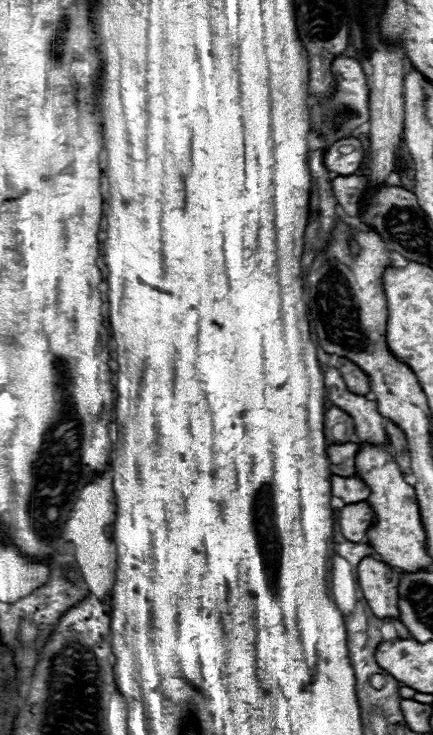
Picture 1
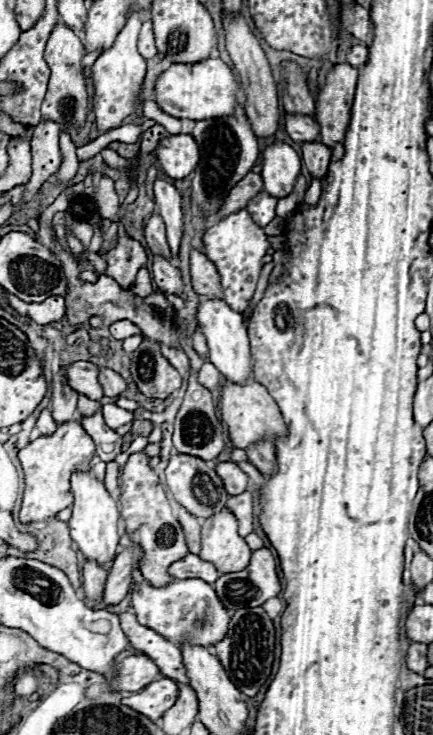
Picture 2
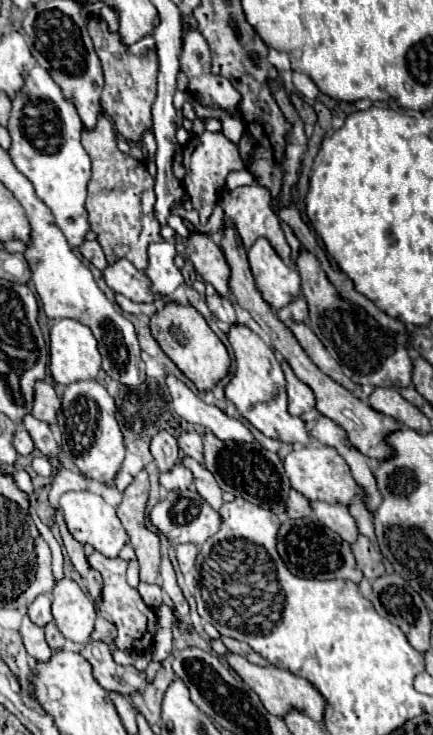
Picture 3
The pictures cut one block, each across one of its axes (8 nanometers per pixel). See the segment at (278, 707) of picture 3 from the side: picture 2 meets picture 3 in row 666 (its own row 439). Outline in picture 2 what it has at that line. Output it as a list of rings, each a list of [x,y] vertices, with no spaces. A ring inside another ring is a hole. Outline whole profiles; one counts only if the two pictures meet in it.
[[[226,380],[220,388],[218,408],[222,412],[222,422],[228,424],[230,440],[236,448],[246,450],[246,448],[258,444],[260,440],[276,442],[276,438],[282,438],[284,434],[288,434],[288,426],[284,424],[280,408],[276,406],[276,402],[268,394],[268,390],[262,384],[254,382],[254,380],[248,380],[244,386]]]

